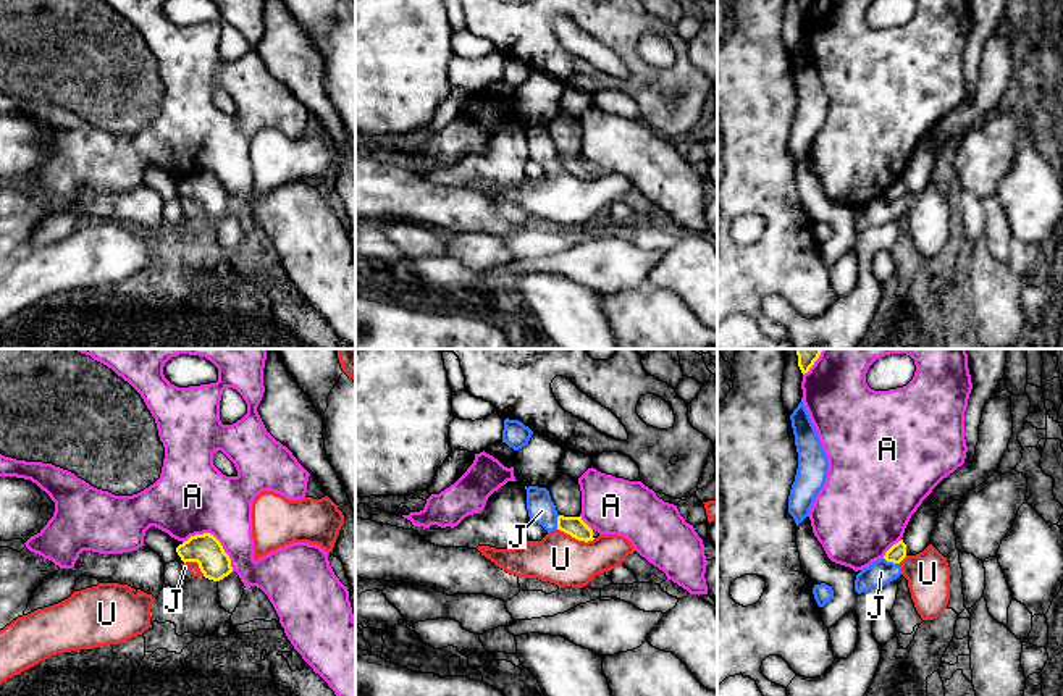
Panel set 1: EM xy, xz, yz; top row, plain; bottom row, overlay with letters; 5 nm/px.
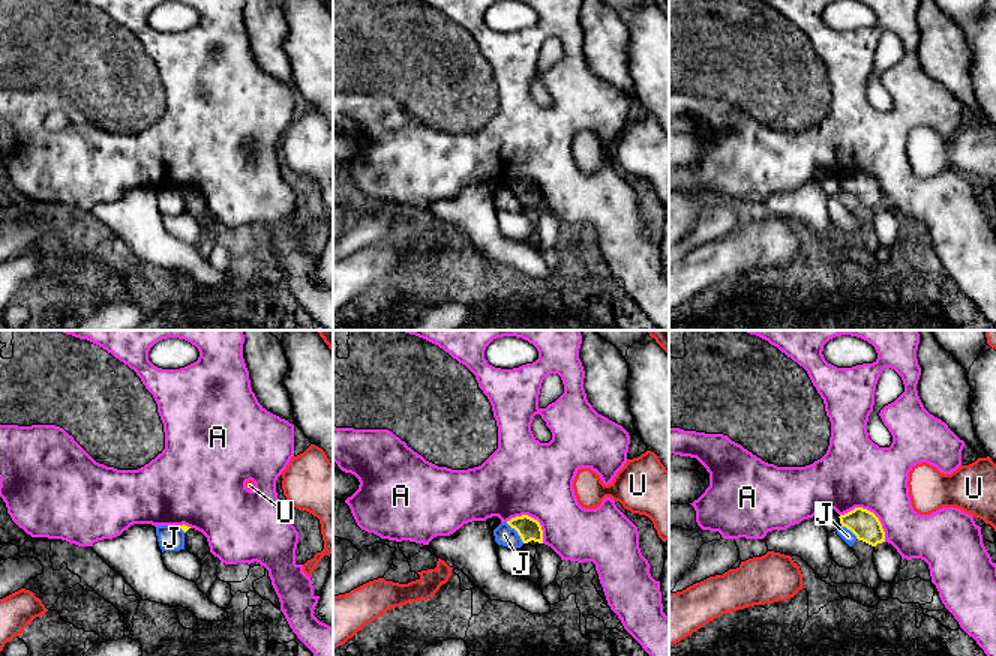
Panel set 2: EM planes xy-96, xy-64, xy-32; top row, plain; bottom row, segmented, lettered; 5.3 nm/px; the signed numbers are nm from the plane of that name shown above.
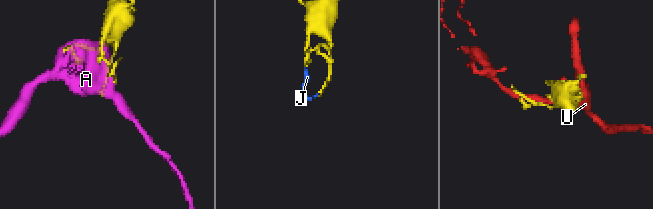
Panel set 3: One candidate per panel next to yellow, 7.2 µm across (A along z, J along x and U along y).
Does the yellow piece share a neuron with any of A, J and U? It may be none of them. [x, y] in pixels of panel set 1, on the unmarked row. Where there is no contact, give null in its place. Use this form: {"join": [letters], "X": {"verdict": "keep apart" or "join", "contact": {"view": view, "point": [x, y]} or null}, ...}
{"join": [], "A": {"verdict": "keep apart", "contact": {"view": "xy", "point": [215, 176]}}, "J": {"verdict": "keep apart", "contact": {"view": "yz", "point": [892, 199]}}, "U": {"verdict": "keep apart", "contact": {"view": "xz", "point": [577, 176]}}}

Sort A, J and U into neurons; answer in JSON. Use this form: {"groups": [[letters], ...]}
{"groups": [["A"], ["J", "U"]]}

